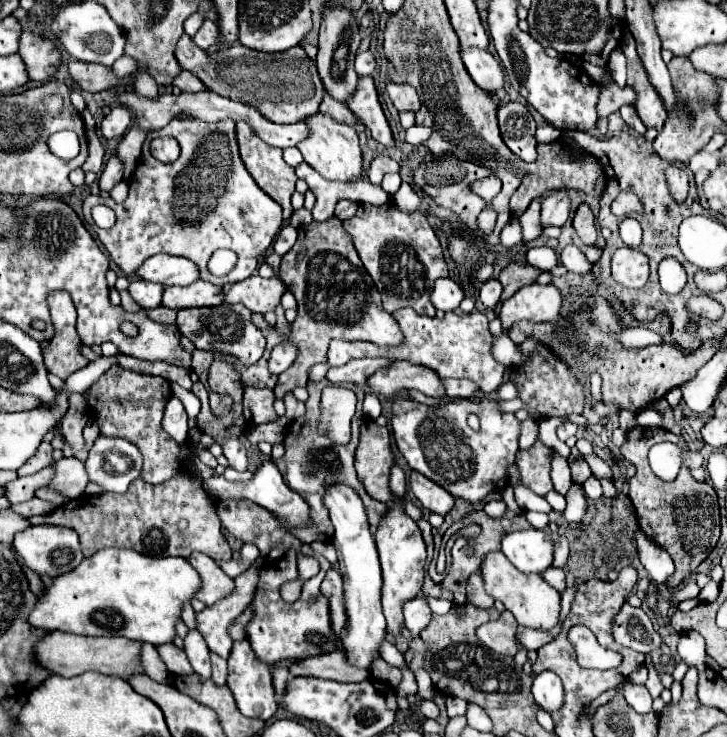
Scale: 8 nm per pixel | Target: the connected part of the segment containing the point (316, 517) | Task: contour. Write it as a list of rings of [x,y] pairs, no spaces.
[[[323,379],[323,381],[309,381],[309,383],[307,383],[307,391],[309,391],[309,399],[307,399],[307,403],[305,403],[305,405],[307,405],[307,413],[305,413],[301,419],[297,419],[297,421],[291,423],[291,433],[289,433],[289,437],[291,437],[291,439],[289,439],[289,457],[281,457],[281,459],[279,459],[281,475],[287,479],[287,485],[289,485],[293,491],[297,491],[297,493],[309,503],[309,507],[311,507],[311,525],[309,525],[305,531],[301,531],[303,535],[297,535],[297,537],[301,537],[303,543],[313,543],[313,541],[317,541],[317,539],[329,541],[334,535],[334,527],[332,523],[329,523],[329,513],[325,511],[325,507],[323,507],[323,503],[321,503],[321,491],[325,491],[325,483],[337,483],[337,479],[341,479],[343,483],[349,483],[353,489],[357,489],[357,493],[361,495],[361,499],[363,499],[363,503],[365,503],[365,511],[367,511],[367,517],[369,517],[369,525],[377,525],[377,523],[379,523],[379,517],[381,517],[381,515],[385,513],[385,509],[387,509],[385,503],[379,503],[379,501],[371,499],[371,497],[365,493],[361,481],[359,481],[357,475],[355,475],[355,467],[353,467],[353,457],[355,457],[355,449],[357,449],[357,443],[359,443],[359,427],[361,427],[361,423],[363,423],[363,411],[361,411],[363,389],[361,389],[361,387],[355,387],[357,413],[355,413],[355,417],[353,417],[353,437],[351,437],[351,441],[349,441],[347,445],[337,445],[337,443],[333,443],[329,437],[321,435],[321,433],[319,433],[319,427],[317,427],[317,425],[319,425],[319,415],[321,415],[321,391],[323,391],[323,387],[325,387],[325,379]]]

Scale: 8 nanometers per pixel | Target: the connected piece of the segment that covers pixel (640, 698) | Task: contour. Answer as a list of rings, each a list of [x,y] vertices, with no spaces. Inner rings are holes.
[[[627,685],[623,697],[625,697],[625,701],[627,701],[637,713],[641,713],[641,715],[653,711],[653,709],[651,709],[651,701],[653,701],[653,699],[651,699],[651,695],[649,695],[649,691],[647,691],[645,685]]]

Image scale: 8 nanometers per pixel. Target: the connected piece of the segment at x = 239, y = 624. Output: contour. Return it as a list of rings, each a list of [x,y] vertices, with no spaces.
[[[245,609],[233,623],[231,623],[231,627],[229,627],[229,635],[231,635],[231,639],[233,641],[239,641],[239,639],[245,639],[245,631],[243,631],[243,627],[245,627],[245,623],[249,621],[249,615],[251,615],[251,611],[249,609]]]

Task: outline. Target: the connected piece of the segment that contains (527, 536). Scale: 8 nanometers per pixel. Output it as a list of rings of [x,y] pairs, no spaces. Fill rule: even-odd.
[[[527,529],[507,533],[501,553],[523,573],[541,573],[553,563],[553,537],[547,531]]]

